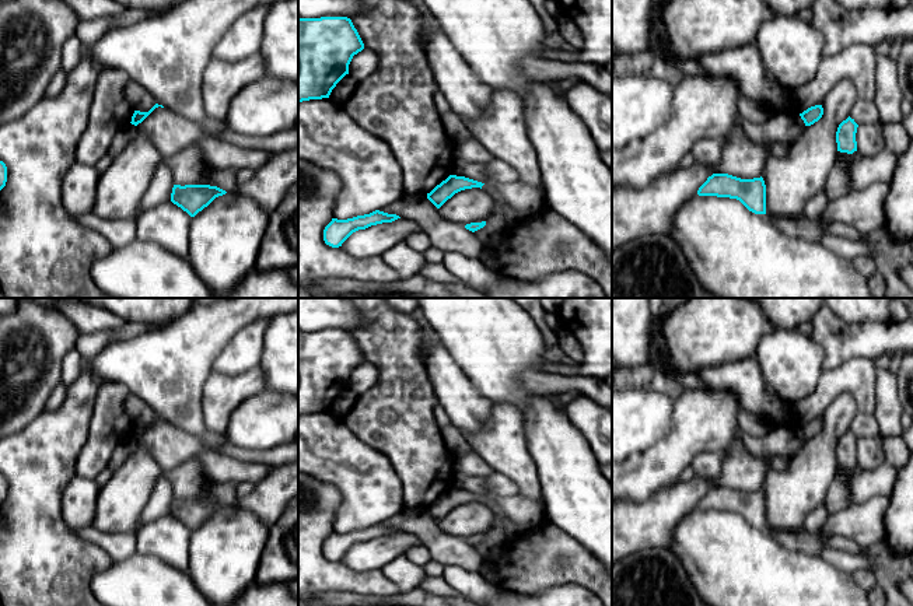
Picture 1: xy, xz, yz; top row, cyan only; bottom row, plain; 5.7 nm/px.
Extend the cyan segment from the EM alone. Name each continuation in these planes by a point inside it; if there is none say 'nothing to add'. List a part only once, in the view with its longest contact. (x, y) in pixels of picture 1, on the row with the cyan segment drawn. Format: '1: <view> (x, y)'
1: xz (513, 216)

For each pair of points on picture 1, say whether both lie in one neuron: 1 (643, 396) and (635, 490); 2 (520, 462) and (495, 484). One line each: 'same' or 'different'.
1: different
2: different

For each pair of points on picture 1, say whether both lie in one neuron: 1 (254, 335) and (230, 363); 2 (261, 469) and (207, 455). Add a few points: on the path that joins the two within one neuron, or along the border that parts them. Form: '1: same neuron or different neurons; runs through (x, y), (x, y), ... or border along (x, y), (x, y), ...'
1: same neuron; runs through (248, 342), (237, 356)
2: same neuron; runs through (248, 470), (220, 468)

